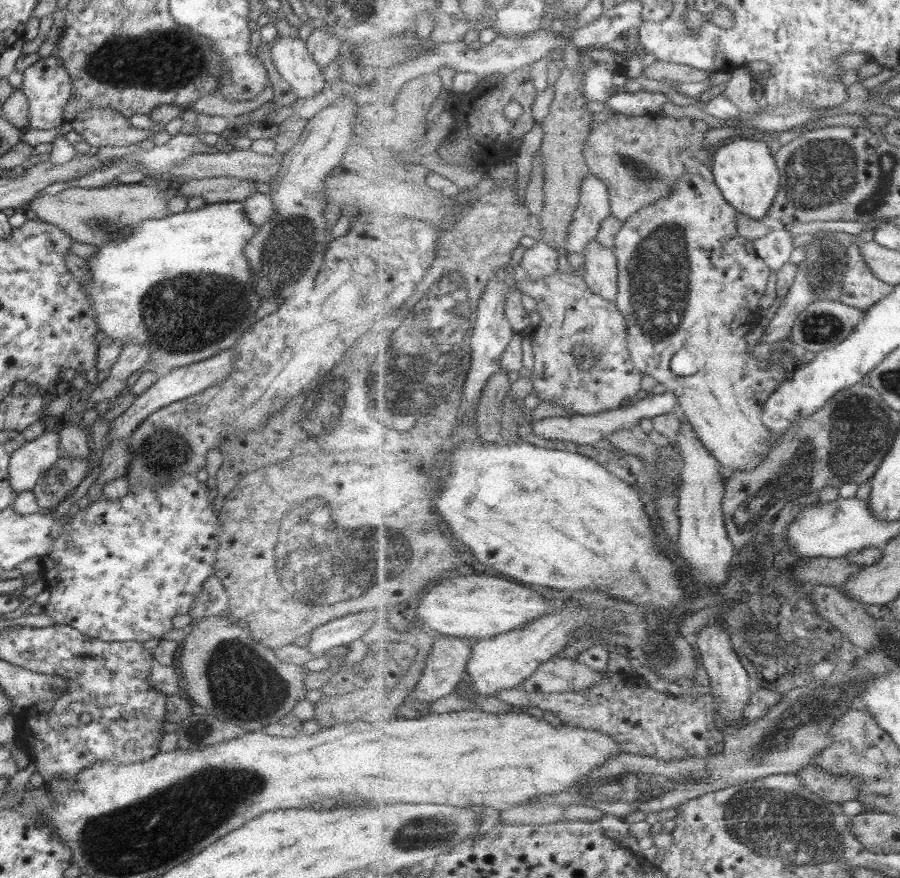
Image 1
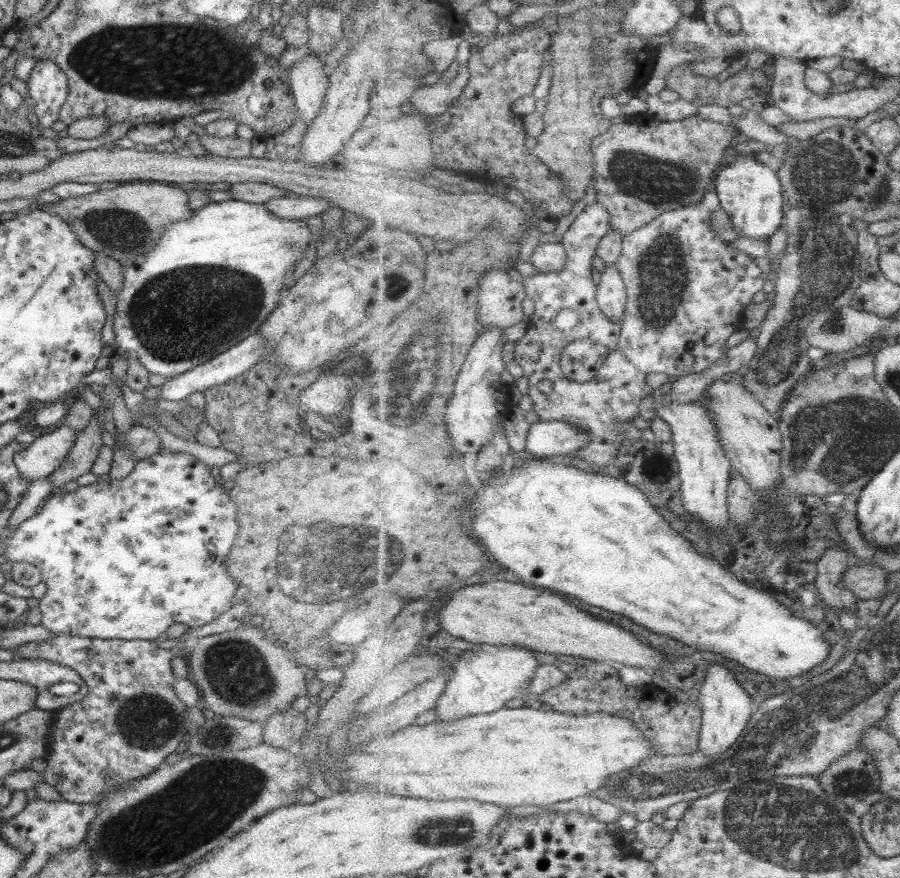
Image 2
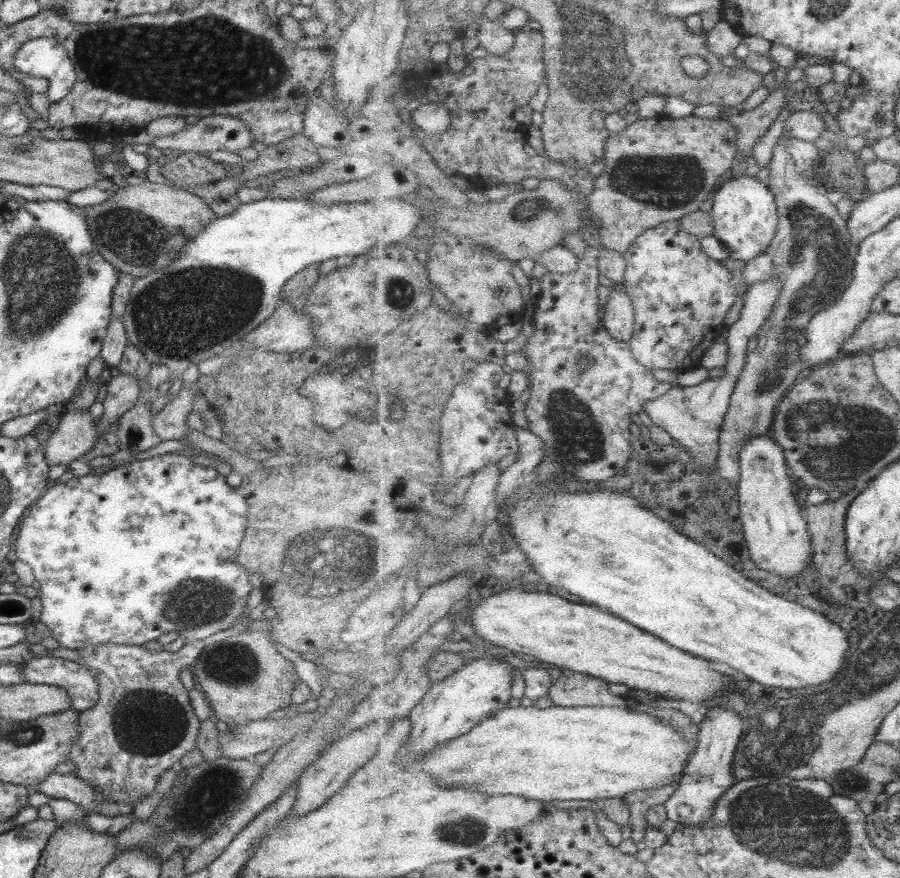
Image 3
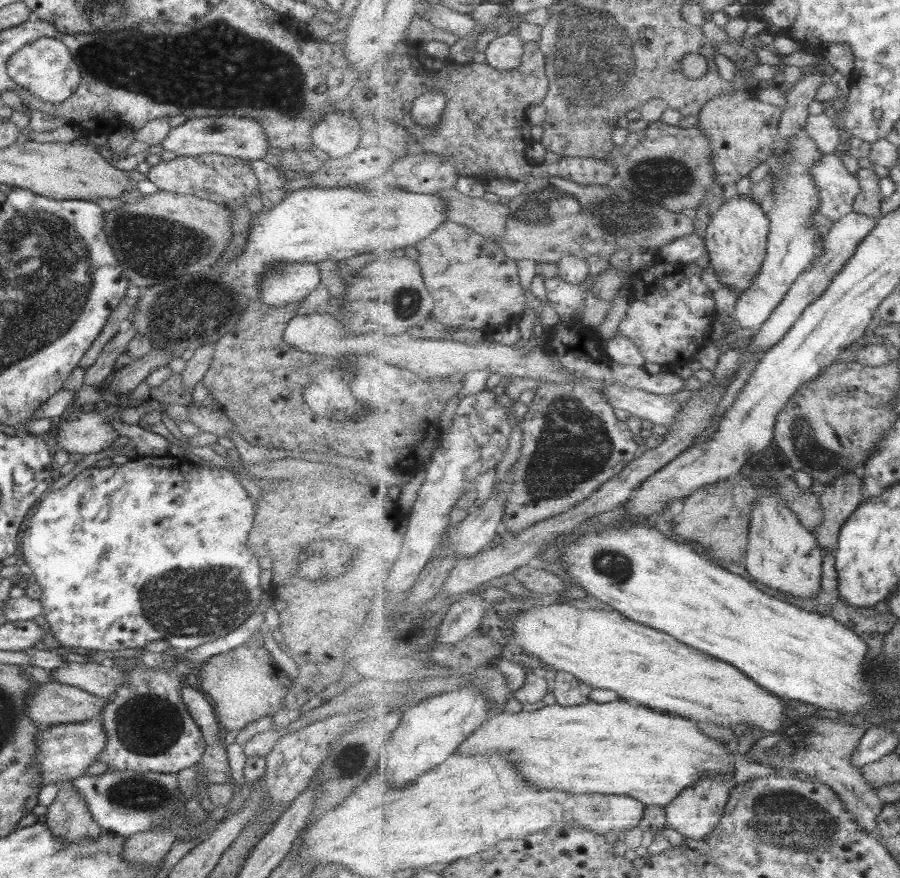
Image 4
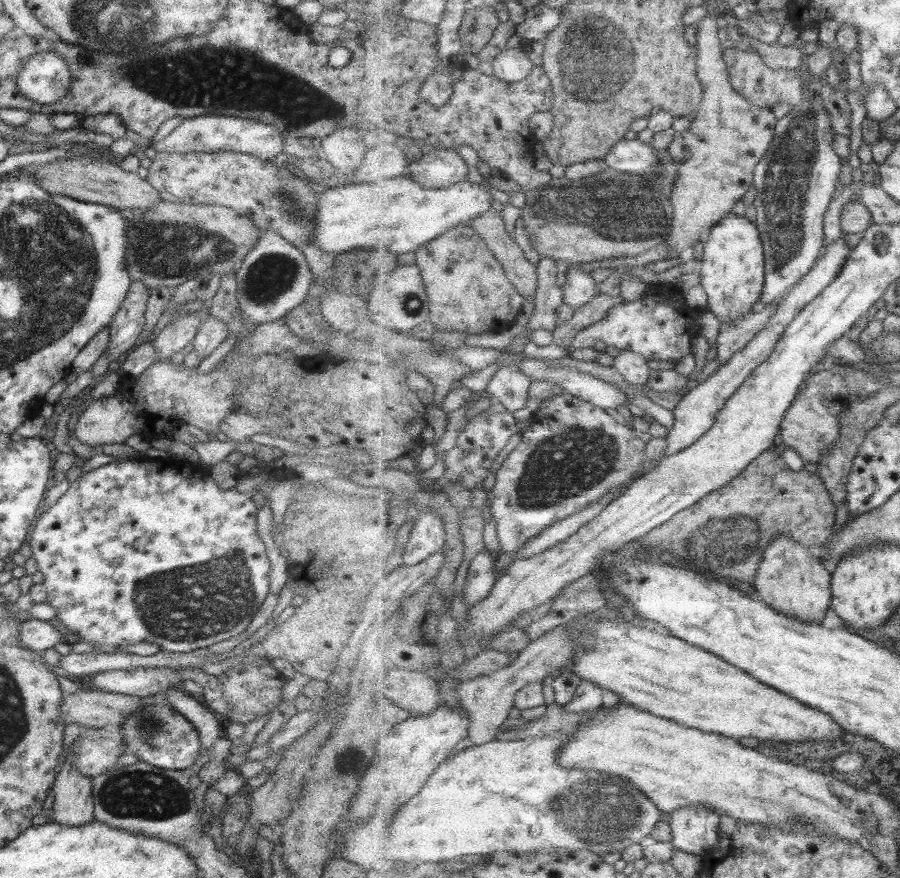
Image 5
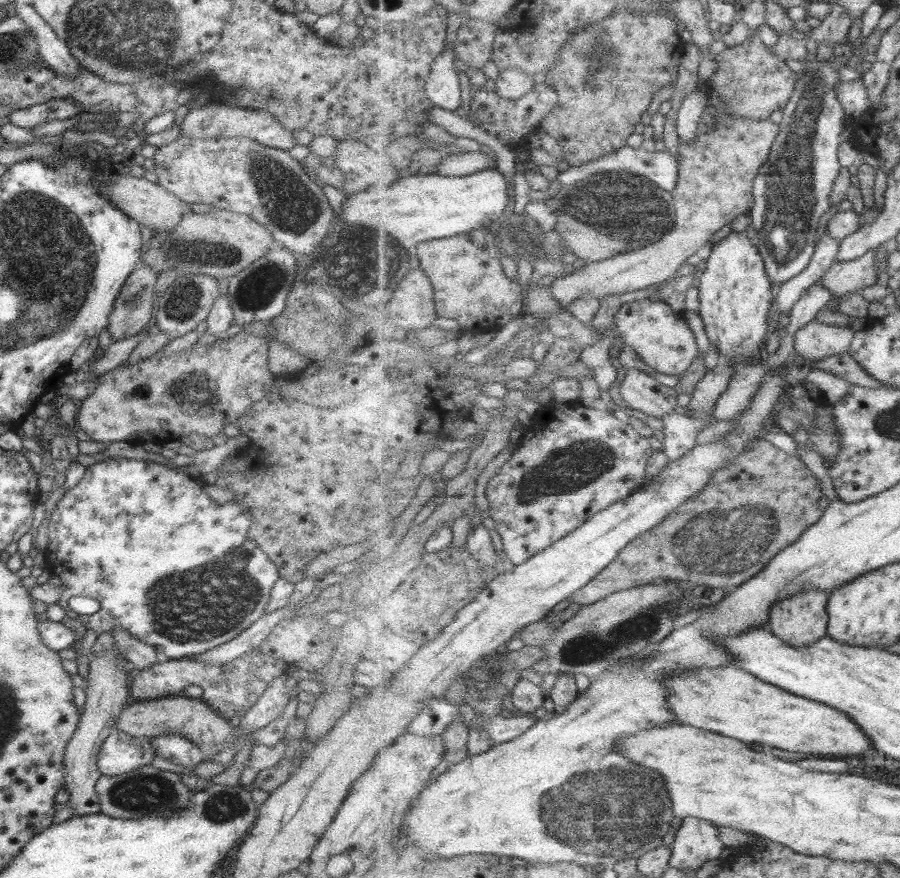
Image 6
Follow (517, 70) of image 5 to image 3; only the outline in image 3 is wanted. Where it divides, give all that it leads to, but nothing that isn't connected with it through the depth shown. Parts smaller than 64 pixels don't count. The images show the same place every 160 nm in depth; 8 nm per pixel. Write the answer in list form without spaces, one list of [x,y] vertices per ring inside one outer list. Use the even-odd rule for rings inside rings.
[[[486,15],[479,20],[481,27],[479,27],[480,42],[484,50],[491,54],[499,54],[499,56],[508,56],[508,54],[515,49],[516,32],[509,31],[503,28],[501,22],[489,19]]]

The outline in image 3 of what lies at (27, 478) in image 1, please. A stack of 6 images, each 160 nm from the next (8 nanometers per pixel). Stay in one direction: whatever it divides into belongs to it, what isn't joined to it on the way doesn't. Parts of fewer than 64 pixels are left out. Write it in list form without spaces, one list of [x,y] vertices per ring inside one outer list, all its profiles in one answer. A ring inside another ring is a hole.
[[[67,409],[61,415],[58,427],[46,440],[44,459],[48,466],[85,459],[97,438],[98,430],[89,412]]]

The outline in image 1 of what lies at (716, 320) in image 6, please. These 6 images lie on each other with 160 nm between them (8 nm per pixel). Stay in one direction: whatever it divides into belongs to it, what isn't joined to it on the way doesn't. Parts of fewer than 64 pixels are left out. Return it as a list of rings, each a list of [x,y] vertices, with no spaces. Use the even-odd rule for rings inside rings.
[[[739,138],[719,148],[711,162],[714,182],[722,189],[726,199],[741,213],[757,220],[768,220],[769,211],[776,201],[780,185],[783,184],[778,162],[769,149],[768,139]]]

